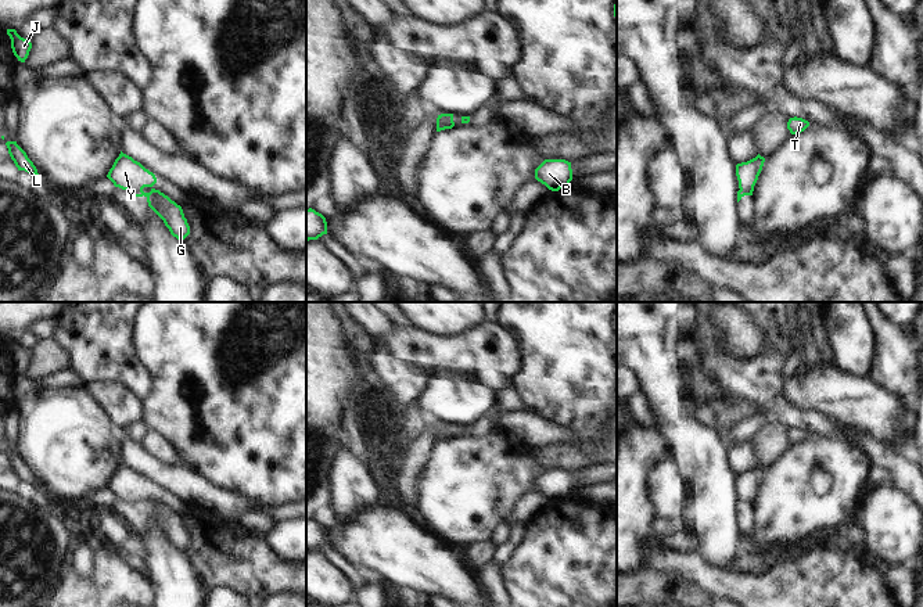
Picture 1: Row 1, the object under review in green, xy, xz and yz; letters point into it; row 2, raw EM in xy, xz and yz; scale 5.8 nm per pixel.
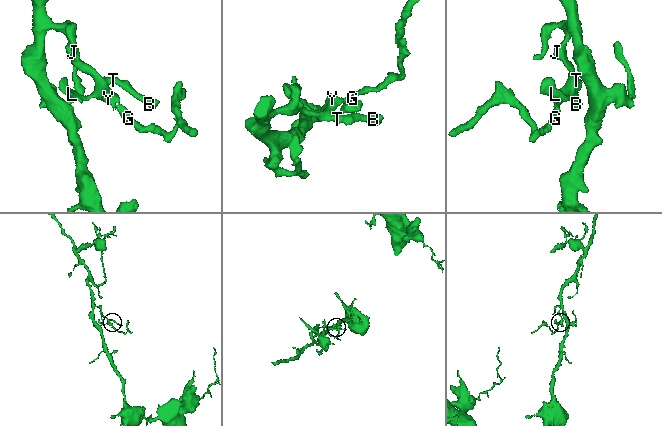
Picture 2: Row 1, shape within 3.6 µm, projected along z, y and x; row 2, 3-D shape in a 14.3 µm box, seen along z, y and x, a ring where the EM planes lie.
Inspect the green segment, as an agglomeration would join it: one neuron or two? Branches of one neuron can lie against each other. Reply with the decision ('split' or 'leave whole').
split

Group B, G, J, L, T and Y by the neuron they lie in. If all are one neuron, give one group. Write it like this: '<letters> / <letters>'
B J L T Y / G

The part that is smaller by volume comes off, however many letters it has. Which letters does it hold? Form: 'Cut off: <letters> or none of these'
Cut off: G

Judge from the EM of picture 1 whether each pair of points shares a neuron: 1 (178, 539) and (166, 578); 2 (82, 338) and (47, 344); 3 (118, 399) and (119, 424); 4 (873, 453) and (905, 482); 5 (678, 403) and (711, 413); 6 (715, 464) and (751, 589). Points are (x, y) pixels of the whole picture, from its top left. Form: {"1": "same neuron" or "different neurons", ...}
{"1": "different neurons", "2": "different neurons", "3": "same neuron", "4": "same neuron", "5": "different neurons", "6": "different neurons"}

